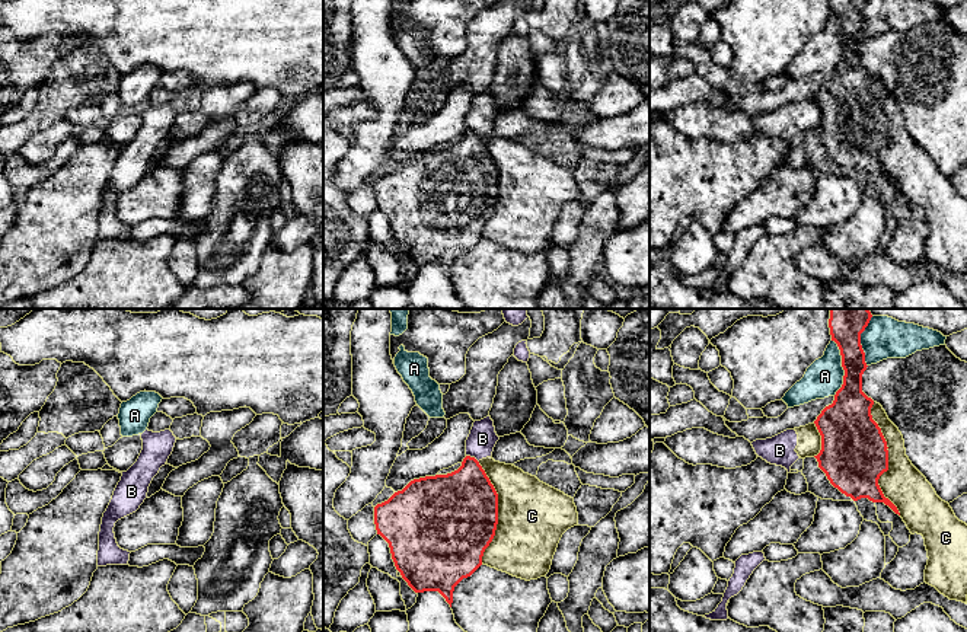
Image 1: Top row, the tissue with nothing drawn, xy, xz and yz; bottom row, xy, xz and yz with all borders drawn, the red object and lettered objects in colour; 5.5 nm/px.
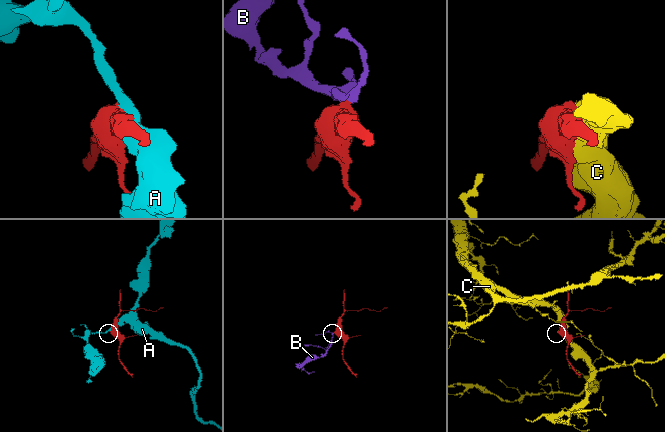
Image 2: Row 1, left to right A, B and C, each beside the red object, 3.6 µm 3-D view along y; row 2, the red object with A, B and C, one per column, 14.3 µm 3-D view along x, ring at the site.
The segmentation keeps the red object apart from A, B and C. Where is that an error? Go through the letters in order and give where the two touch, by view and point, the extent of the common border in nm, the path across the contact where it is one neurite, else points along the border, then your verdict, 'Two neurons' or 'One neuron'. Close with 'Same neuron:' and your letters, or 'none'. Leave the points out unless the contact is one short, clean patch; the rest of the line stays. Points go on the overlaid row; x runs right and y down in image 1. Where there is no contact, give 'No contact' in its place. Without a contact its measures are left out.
A: Touches red at yz (842, 366). Shared border 320 nm. Two neurons
B: Touches red at xz (472, 457). Shared border 80 nm. Boundary: xz (466, 455), (478, 462). Two neurons
C: Touches red at yz (887, 459). Shared border 650 nm. Two neurons
Same neuron: none

